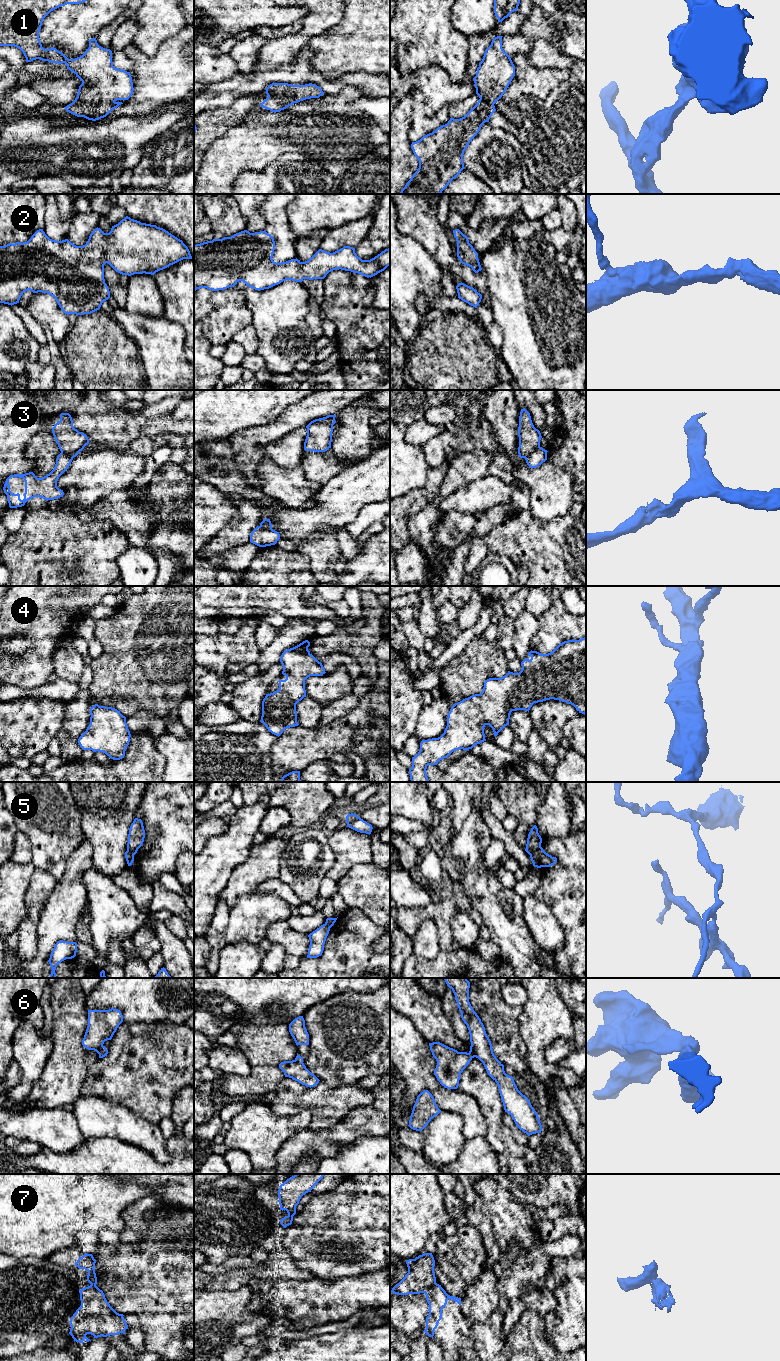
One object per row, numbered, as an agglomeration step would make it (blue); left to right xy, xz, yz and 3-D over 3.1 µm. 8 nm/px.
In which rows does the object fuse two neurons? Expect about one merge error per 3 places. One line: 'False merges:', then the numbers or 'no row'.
False merges: 3, 5, 6, 7

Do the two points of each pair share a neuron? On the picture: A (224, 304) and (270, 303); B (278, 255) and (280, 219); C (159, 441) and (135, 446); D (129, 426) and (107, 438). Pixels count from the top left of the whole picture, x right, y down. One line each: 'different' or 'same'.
A: different
B: same
C: same
D: same

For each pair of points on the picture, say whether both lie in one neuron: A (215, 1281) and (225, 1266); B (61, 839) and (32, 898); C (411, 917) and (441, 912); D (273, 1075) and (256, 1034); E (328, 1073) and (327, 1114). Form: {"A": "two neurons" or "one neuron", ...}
{"A": "two neurons", "B": "two neurons", "C": "one neuron", "D": "one neuron", "E": "two neurons"}

